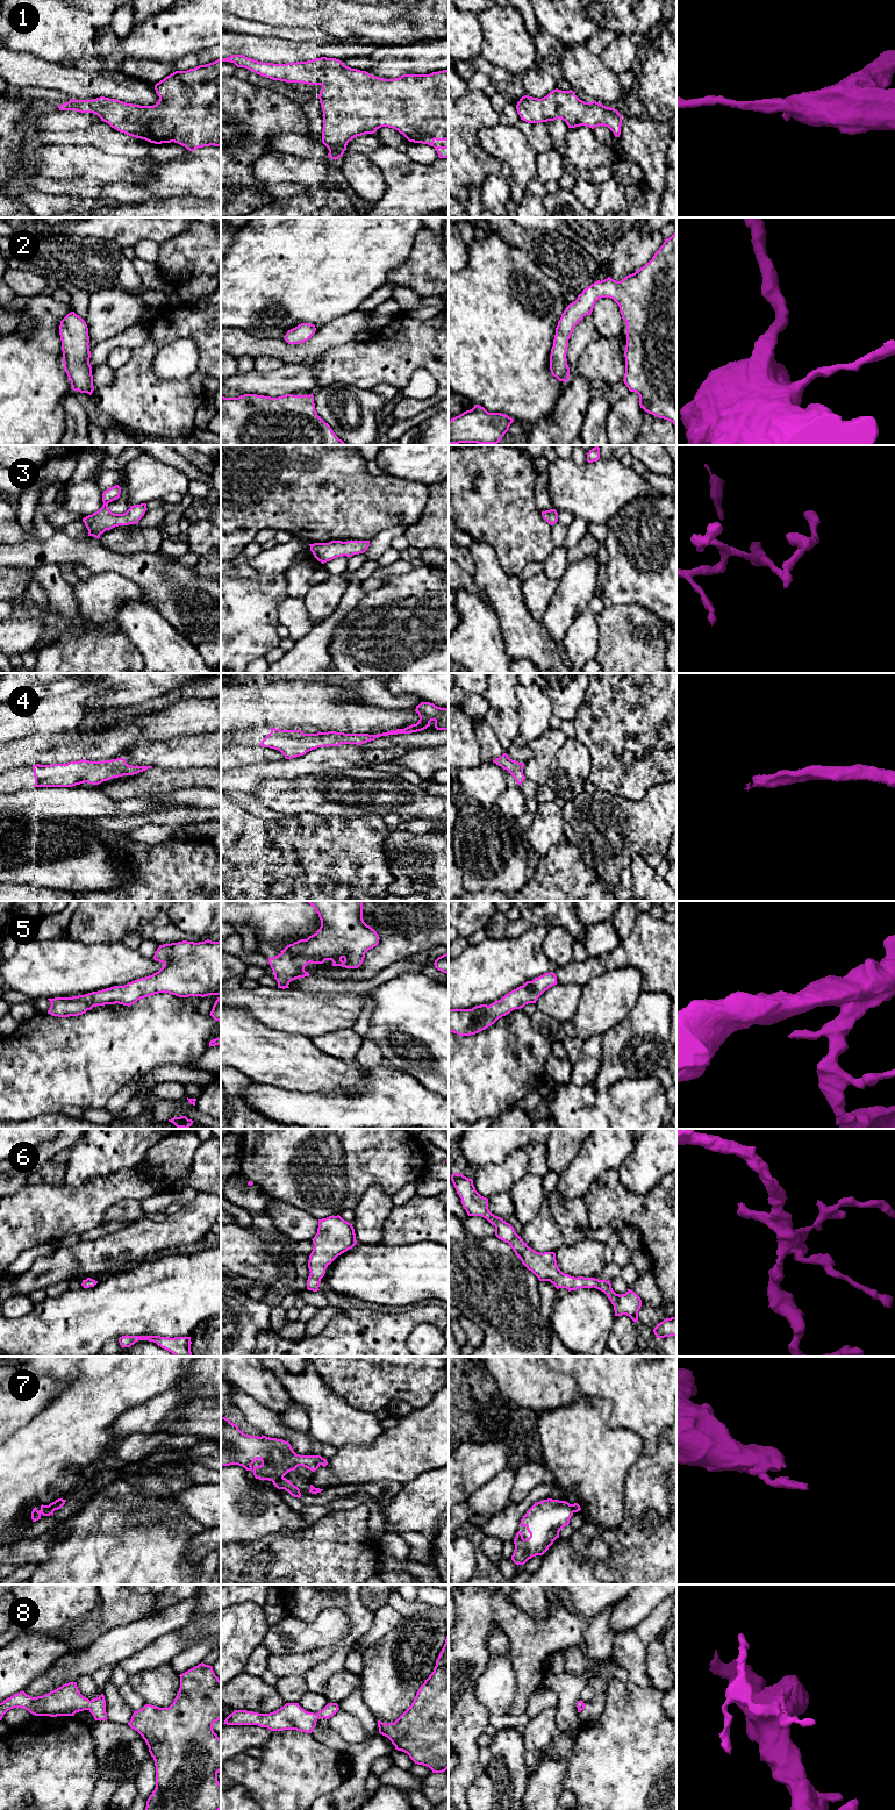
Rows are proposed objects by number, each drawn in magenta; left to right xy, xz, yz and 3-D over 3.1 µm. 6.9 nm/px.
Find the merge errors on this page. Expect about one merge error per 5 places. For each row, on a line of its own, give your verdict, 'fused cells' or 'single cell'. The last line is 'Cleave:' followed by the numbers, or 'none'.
1: single cell
2: single cell
3: single cell
4: single cell
5: single cell
6: single cell
7: single cell
8: single cell
Cleave: none

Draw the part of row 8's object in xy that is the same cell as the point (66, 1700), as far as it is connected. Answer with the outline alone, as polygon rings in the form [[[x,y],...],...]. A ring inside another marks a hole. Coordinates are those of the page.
[[[69,1682],[43,1696],[31,1697],[23,1690],[0,1703],[0,1720],[14,1708],[23,1708],[35,1716],[74,1716],[76,1712],[88,1710],[95,1720],[106,1720],[106,1700],[103,1694],[91,1701],[84,1697],[77,1682]]]

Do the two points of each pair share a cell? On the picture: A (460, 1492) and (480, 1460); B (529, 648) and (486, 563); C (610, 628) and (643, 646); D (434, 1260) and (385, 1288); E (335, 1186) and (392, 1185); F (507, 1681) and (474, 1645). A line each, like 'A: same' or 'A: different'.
A: same
B: same
C: same
D: same
E: same
F: different

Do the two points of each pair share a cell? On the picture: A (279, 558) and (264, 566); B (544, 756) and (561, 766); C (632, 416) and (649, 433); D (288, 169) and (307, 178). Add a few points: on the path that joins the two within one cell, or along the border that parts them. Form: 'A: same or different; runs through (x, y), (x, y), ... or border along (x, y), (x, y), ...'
A: same; runs through (276, 560), (267, 563)
B: different; border along (568, 737), (553, 758), (545, 782)
C: different; border along (641, 408), (641, 428), (637, 433)
D: same; runs through (293, 170), (302, 173)

